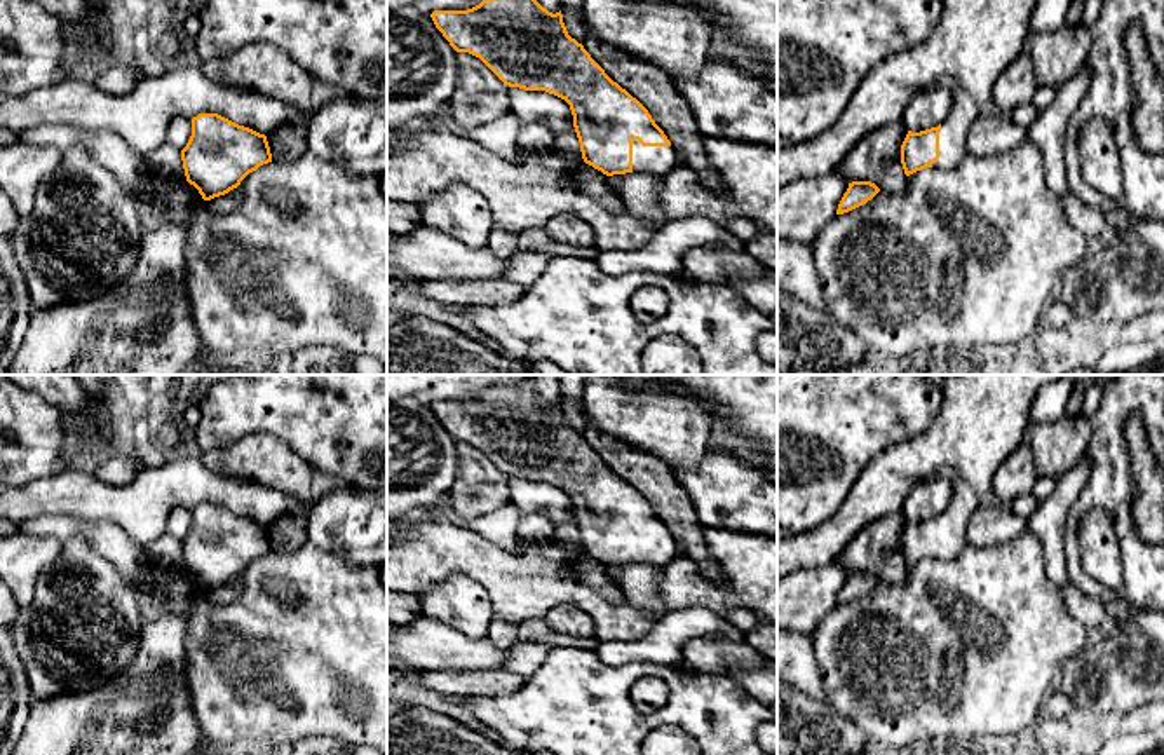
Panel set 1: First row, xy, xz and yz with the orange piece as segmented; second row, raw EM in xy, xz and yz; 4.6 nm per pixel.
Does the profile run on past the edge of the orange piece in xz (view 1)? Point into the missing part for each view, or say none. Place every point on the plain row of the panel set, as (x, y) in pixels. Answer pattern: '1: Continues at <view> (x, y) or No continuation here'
1: Continues at xz (654, 551)

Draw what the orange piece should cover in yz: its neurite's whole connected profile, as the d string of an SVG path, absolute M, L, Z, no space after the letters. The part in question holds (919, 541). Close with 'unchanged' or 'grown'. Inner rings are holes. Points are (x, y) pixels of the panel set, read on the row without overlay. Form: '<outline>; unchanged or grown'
M943 375L944 406L920 436L904 439L875 455L856 480L836 514L803 534L777 541L777 581L836 561L866 525L901 513L910 490L920 481L948 476L953 495L943 514L920 523L908 521L901 535L901 554L910 567L925 558L950 561L967 544L972 513L991 493L993 476L1005 457L1026 439L1030 408L1040 387L1063 375Z; grown

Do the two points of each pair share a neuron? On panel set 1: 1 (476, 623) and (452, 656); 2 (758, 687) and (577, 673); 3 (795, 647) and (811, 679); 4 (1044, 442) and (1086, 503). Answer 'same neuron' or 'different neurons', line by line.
1: different neurons
2: different neurons
3: same neuron
4: different neurons

